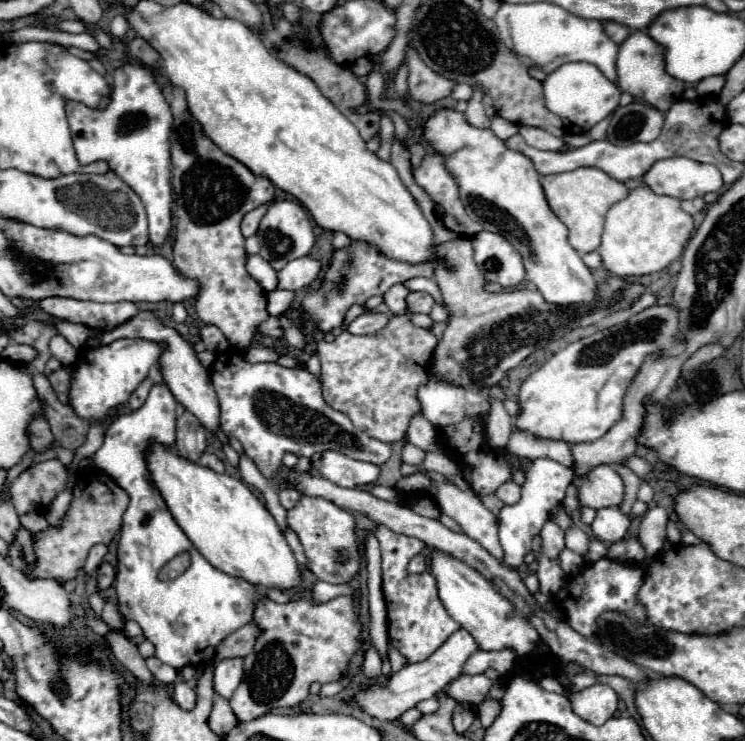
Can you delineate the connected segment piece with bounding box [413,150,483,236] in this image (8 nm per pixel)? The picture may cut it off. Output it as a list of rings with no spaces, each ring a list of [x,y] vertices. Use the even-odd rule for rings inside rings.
[[[429,152],[423,156],[419,166],[413,168],[415,182],[437,202],[437,214],[445,228],[459,236],[475,236],[483,228],[473,222],[459,198],[459,186],[455,178],[445,168],[445,156],[439,152]]]

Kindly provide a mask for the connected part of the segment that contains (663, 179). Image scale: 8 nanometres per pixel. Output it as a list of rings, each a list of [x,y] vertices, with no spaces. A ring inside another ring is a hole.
[[[683,156],[655,162],[641,176],[641,182],[655,194],[673,198],[697,198],[723,188],[721,174],[713,164],[701,164]]]

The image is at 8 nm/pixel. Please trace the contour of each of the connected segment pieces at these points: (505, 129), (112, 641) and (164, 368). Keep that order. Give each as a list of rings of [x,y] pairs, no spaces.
[[[495,116],[495,118],[491,120],[491,126],[489,126],[489,128],[493,130],[493,134],[495,134],[499,140],[507,140],[507,138],[511,138],[513,134],[519,132],[519,126],[517,126],[517,124],[513,124],[513,122],[509,122],[509,120],[501,118],[501,116]]]
[[[111,628],[111,630],[105,634],[105,640],[109,642],[109,646],[111,646],[113,654],[117,656],[117,660],[119,660],[127,670],[131,670],[131,674],[133,674],[135,678],[139,678],[139,680],[143,680],[143,682],[147,682],[147,684],[153,682],[153,674],[151,674],[149,668],[145,666],[145,660],[141,658],[137,646],[135,646],[131,640],[127,640],[127,636],[125,636],[121,630]]]
[[[143,310],[139,312],[137,316],[133,316],[131,320],[127,320],[125,324],[109,330],[109,332],[103,332],[103,338],[95,338],[91,340],[89,344],[91,346],[101,346],[101,344],[107,344],[107,342],[113,342],[113,340],[119,340],[119,338],[143,338],[143,340],[151,340],[151,342],[157,342],[163,346],[163,352],[159,356],[159,370],[161,370],[161,376],[165,380],[165,384],[169,386],[171,394],[175,396],[175,400],[187,408],[191,414],[197,416],[197,420],[209,428],[209,430],[215,430],[219,426],[219,402],[215,398],[215,390],[211,386],[211,376],[209,376],[209,370],[203,368],[203,364],[199,362],[195,350],[193,350],[193,344],[187,342],[175,328],[171,326],[165,326],[155,312],[151,310]]]

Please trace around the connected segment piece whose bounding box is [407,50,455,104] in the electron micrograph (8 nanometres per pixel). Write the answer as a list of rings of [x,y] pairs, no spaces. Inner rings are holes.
[[[415,50],[407,52],[407,64],[409,64],[409,96],[413,100],[431,104],[449,96],[455,82],[447,82],[445,78],[439,78],[439,74],[435,74],[433,70],[427,70],[427,66],[419,62]]]

